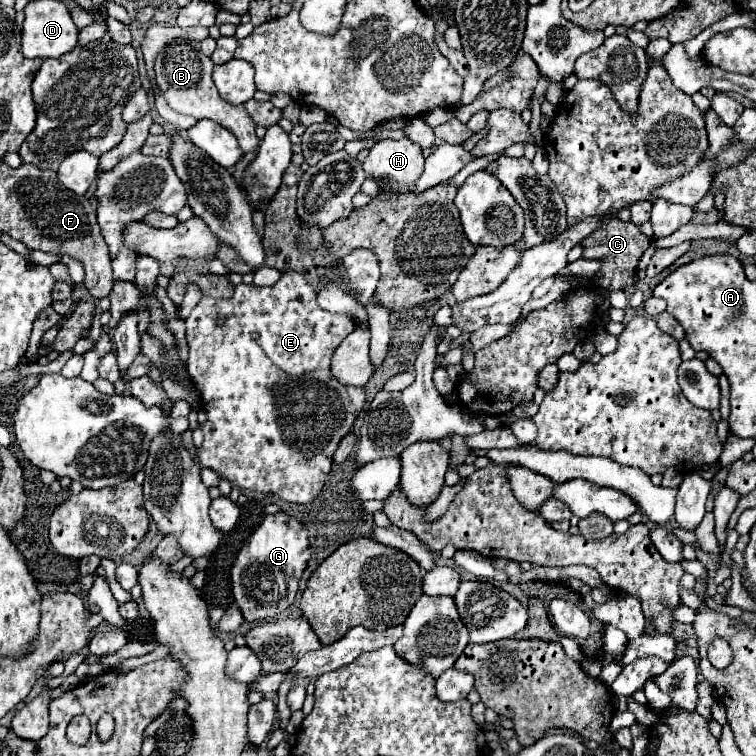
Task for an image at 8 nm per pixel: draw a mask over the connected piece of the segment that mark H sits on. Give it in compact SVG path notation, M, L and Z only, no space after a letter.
M383 139L383 141L377 141L365 163L363 163L363 169L365 169L365 183L361 187L363 193L367 193L369 197L377 197L381 193L407 193L409 187L419 179L419 175L423 173L423 151L417 143L413 143L411 139L401 139L401 141L393 141L393 139Z

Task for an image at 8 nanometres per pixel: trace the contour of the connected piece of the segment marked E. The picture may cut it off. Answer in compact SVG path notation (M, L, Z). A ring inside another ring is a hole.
M287 271L287 273L283 273L283 277L273 287L257 287L257 285L245 285L245 283L237 285L231 301L215 301L213 297L203 297L195 305L191 315L185 319L187 343L189 343L187 371L189 371L191 379L193 379L193 383L197 385L197 389L201 391L203 409L205 409L207 419L209 419L209 421L205 421L201 425L205 441L197 449L197 457L199 457L201 467L209 467L209 469L217 471L223 479L227 479L231 485L239 487L241 491L251 489L251 491L279 495L283 501L291 501L291 503L311 503L319 495L319 491L323 489L323 483L325 483L325 479L327 479L327 475L331 471L333 455L335 455L335 449L337 449L339 441L351 431L357 415L361 413L361 409L365 405L367 395L365 395L363 387L343 385L337 379L333 379L333 375L331 375L331 355L335 353L339 343L355 329L355 319L351 315L335 315L335 313L323 311L317 305L317 293L319 293L319 289L311 287L299 273ZM219 313L225 317L223 325L215 325ZM287 383L289 383L289 391L275 391L277 387L283 387Z

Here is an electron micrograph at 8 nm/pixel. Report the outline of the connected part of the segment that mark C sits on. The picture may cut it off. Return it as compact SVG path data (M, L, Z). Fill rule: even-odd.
M611 219L607 221L603 227L599 227L595 233L591 233L591 237L583 239L581 241L585 251L583 251L583 257L587 259L601 259L603 261L603 267L601 271L593 277L595 283L607 291L613 291L613 289L625 289L631 285L631 277L635 275L635 269L637 269L637 263L641 259L641 255L645 253L645 249L651 245L651 239L645 237L637 225L633 223L625 223L621 219Z

